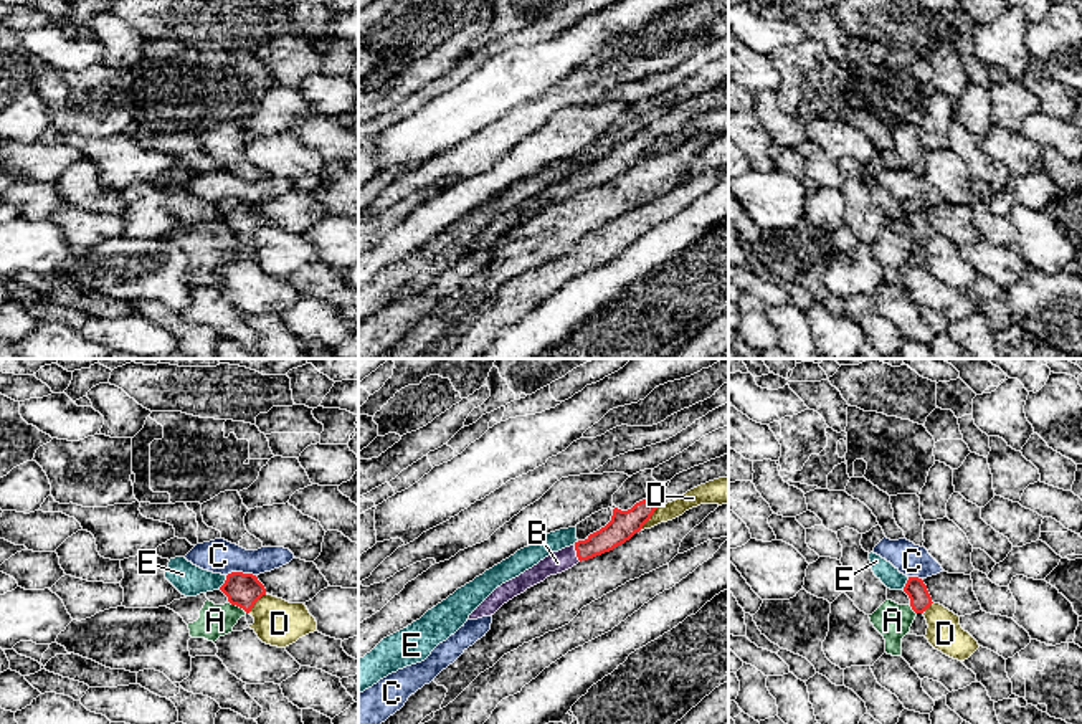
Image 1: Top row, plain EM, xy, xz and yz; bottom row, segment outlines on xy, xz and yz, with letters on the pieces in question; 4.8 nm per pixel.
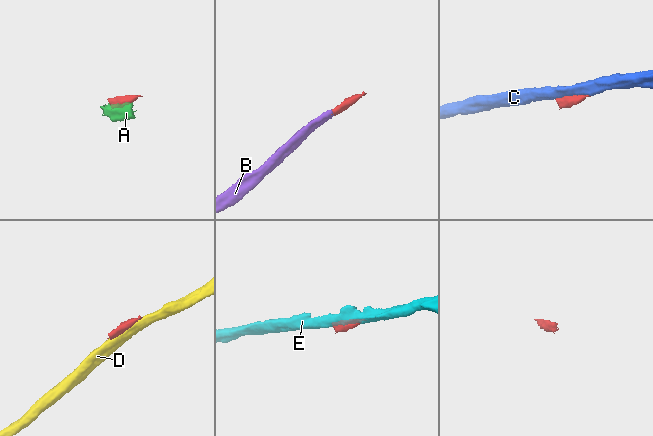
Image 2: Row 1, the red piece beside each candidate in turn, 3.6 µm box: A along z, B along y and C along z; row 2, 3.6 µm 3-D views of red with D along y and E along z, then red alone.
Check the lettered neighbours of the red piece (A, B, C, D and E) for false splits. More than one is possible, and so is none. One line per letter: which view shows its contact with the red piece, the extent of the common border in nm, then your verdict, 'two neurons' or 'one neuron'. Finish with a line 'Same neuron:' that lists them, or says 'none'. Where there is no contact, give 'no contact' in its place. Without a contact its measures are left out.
A: contact in xy; length 110 nm; two neurons
B: contact in xz; length 90 nm; one neuron
C: contact in xy; length 140 nm; two neurons
D: contact in xz; length 140 nm; two neurons
E: contact in xy; length 80 nm; two neurons
Same neuron: B

